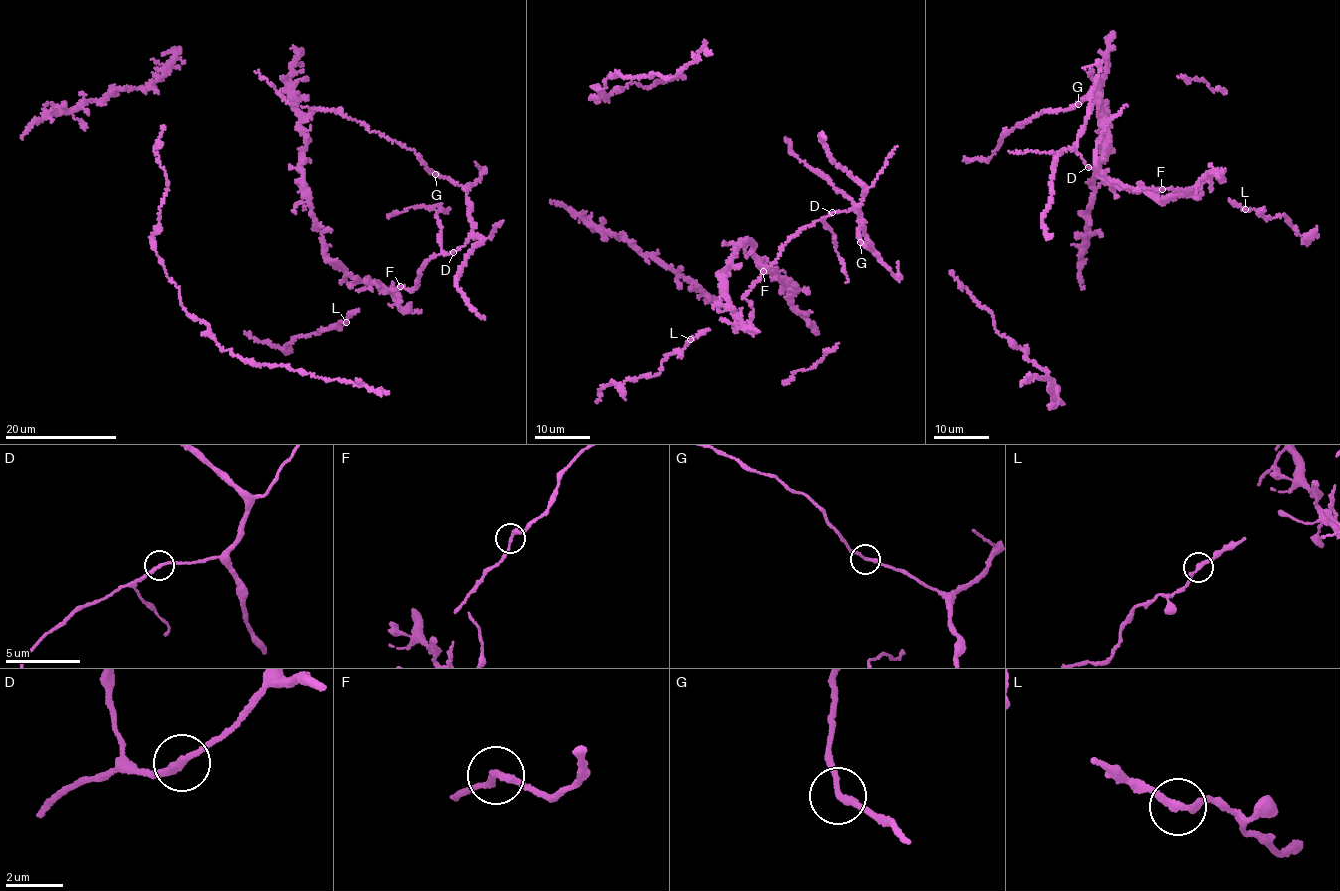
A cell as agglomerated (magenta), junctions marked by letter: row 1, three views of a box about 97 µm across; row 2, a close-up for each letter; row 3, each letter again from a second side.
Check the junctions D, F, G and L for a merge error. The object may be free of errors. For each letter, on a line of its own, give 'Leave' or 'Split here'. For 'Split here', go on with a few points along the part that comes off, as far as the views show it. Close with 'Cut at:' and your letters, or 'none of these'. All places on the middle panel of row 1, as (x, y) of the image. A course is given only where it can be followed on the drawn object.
D: Leave
F: Leave
G: Leave
L: Leave
Cut at: none of these

